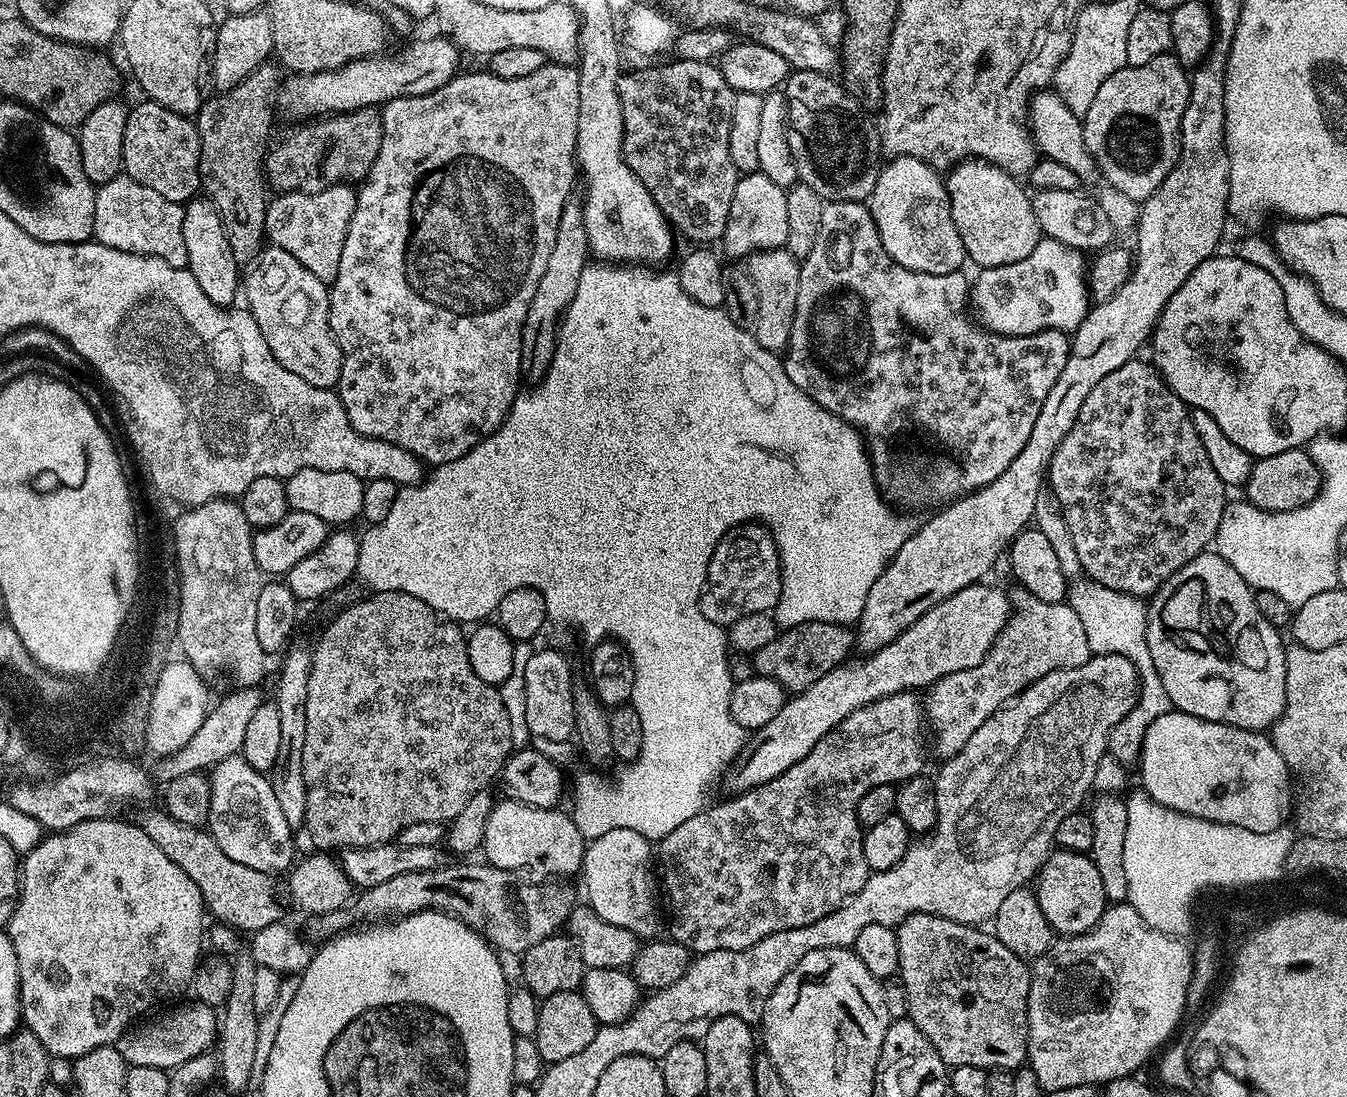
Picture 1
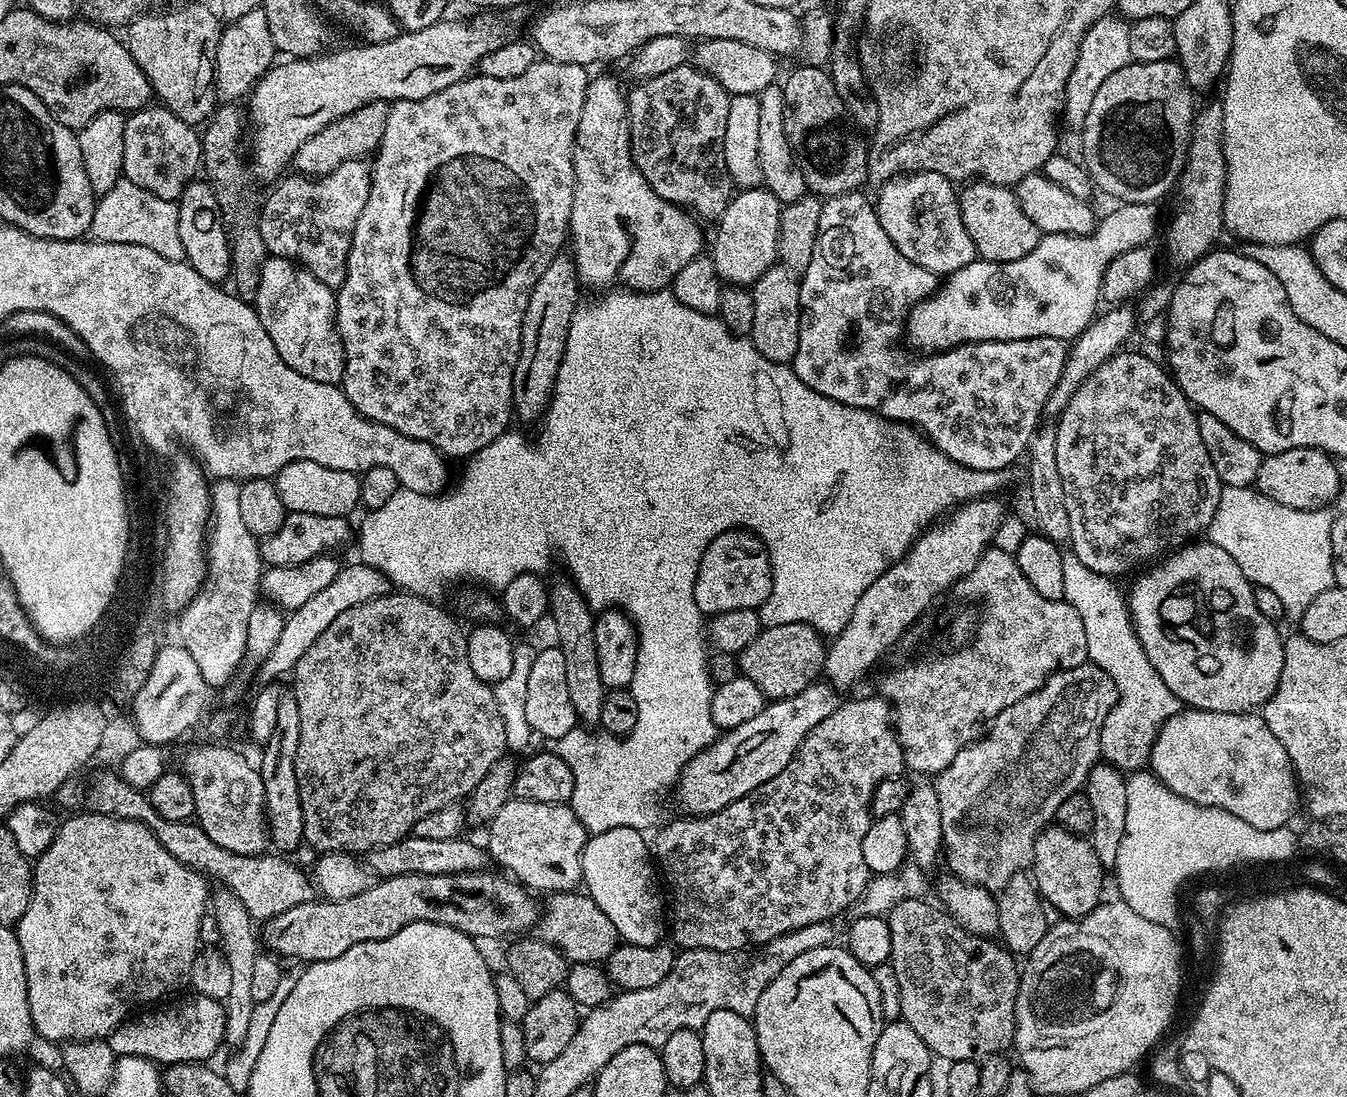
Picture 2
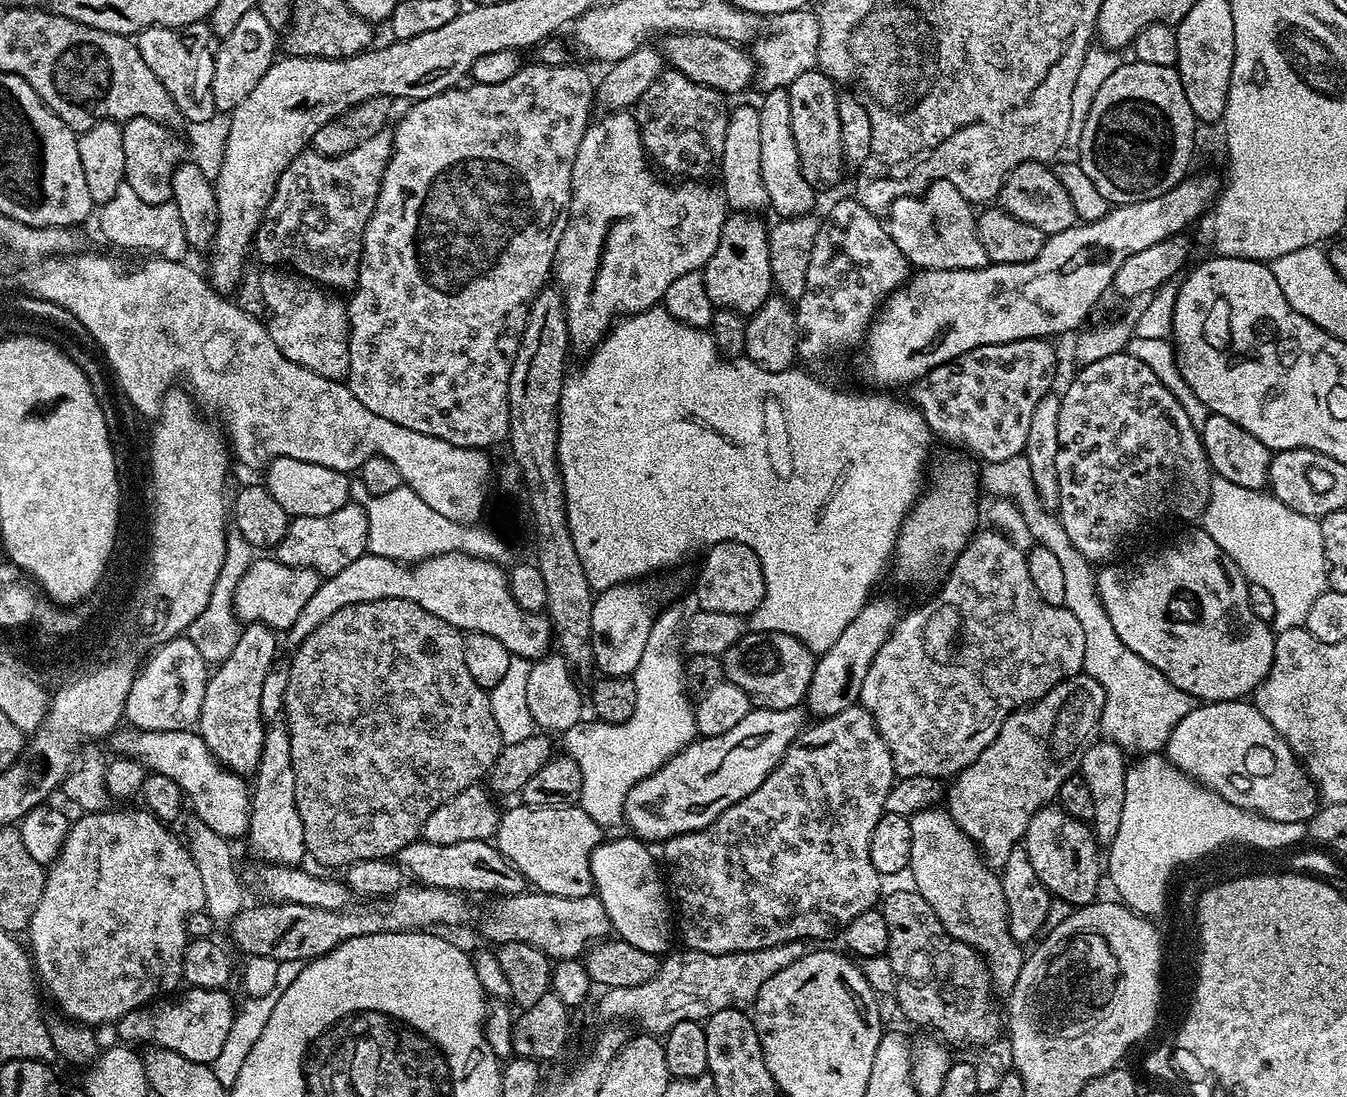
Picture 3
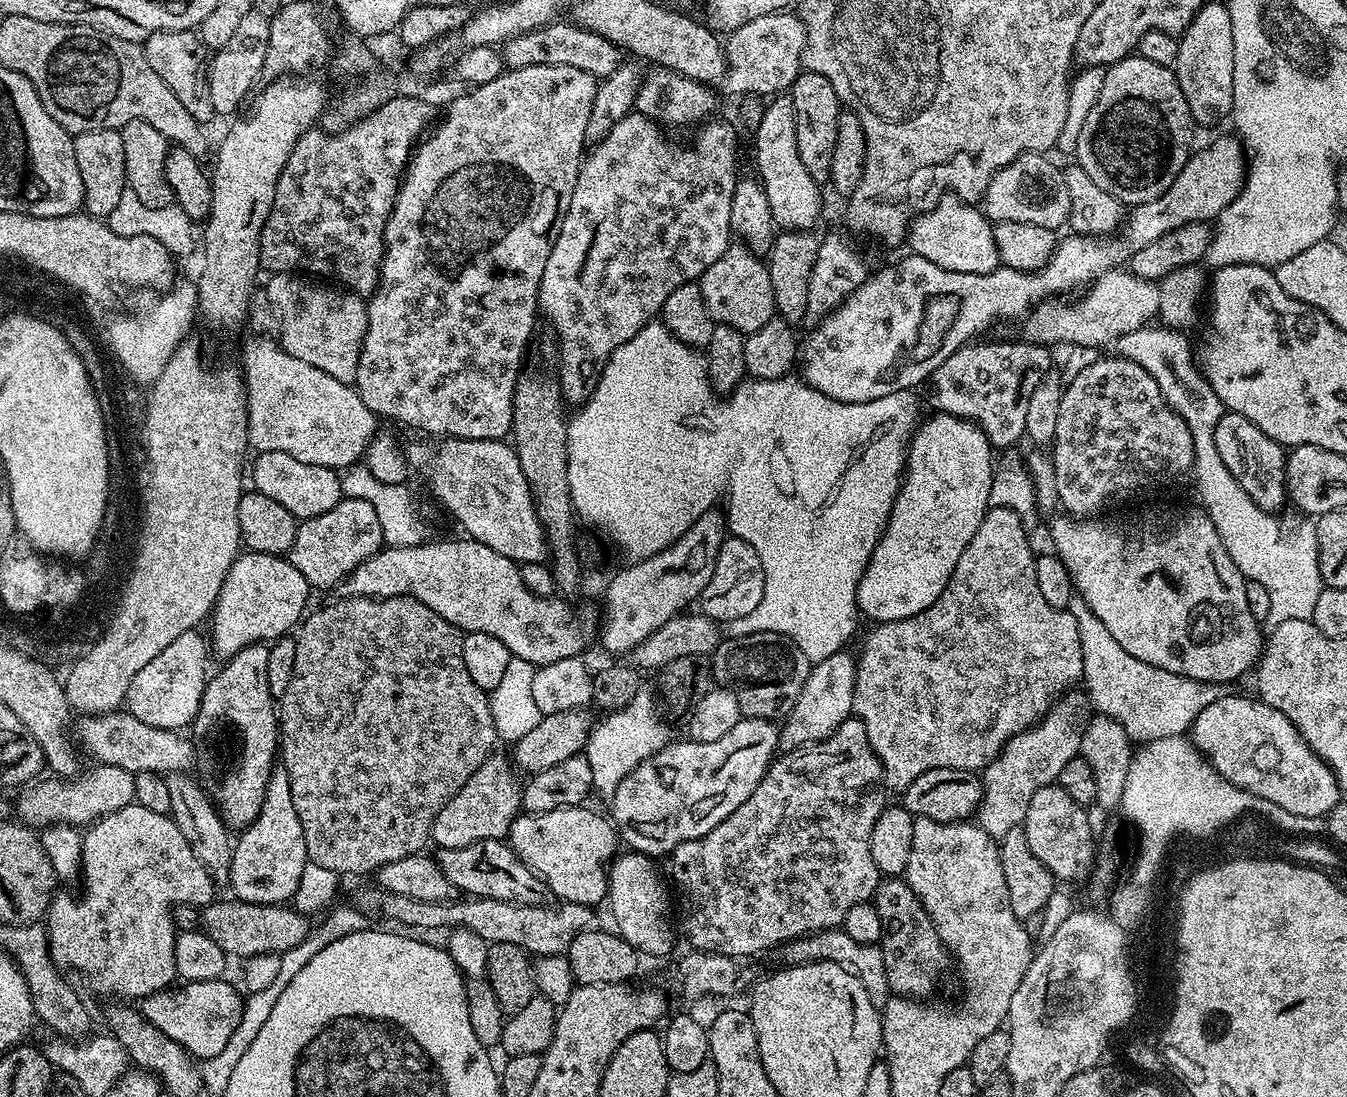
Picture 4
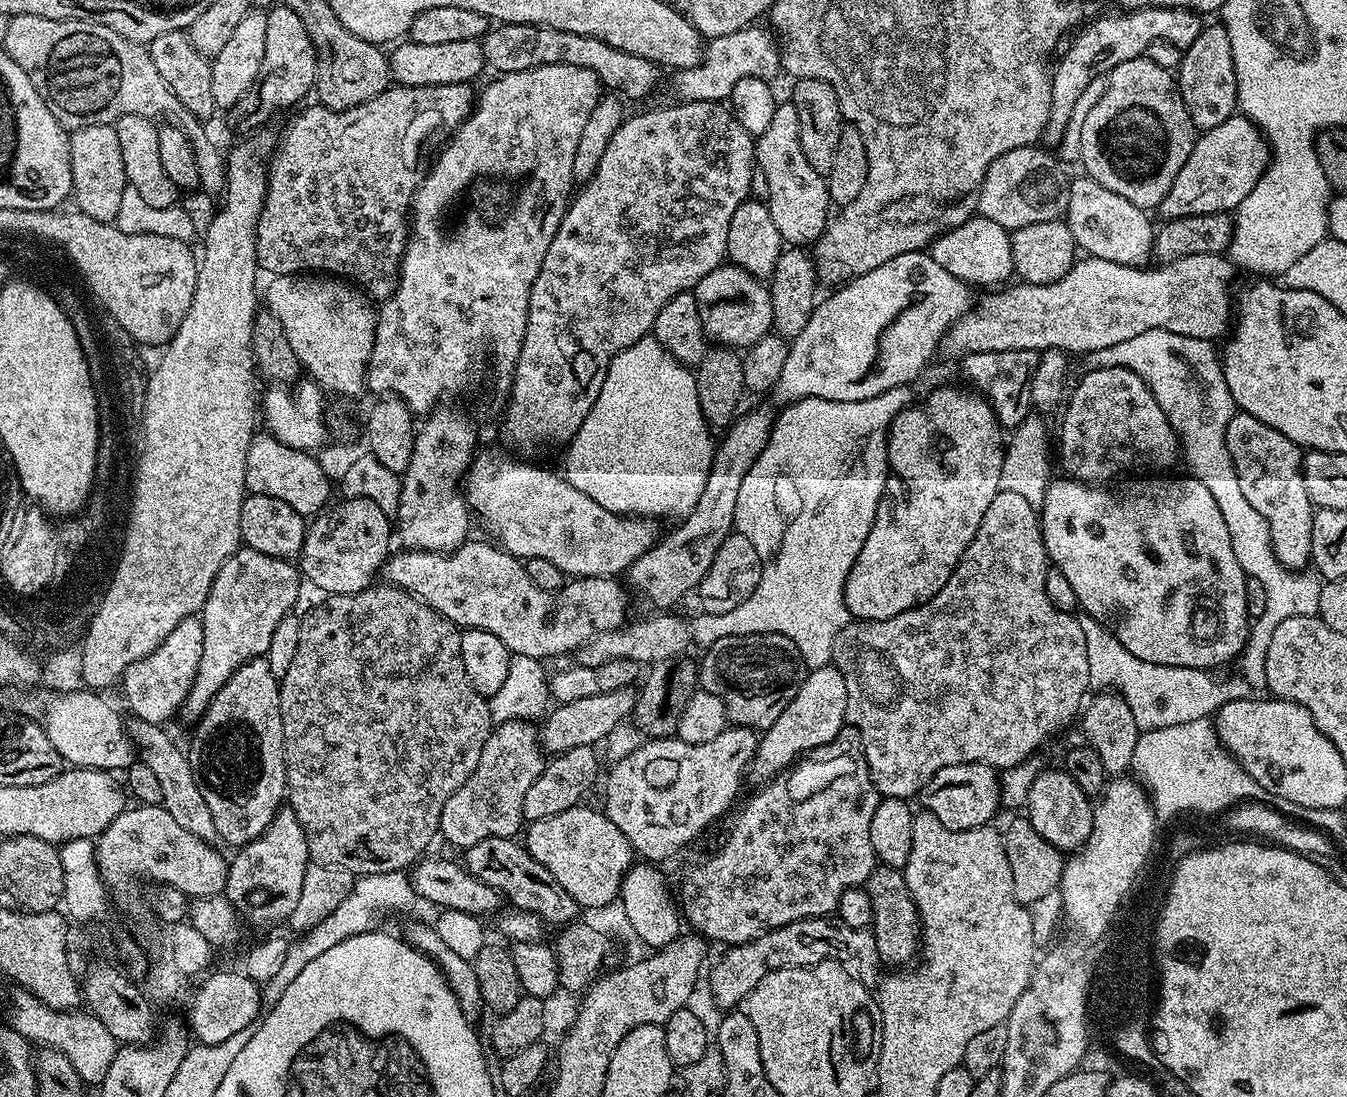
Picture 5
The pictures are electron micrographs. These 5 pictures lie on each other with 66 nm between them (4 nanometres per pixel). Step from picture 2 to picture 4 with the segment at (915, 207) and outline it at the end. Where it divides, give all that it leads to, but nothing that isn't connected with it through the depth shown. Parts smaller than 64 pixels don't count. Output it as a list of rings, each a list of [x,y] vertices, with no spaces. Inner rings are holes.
[[[945,194],[928,212],[919,213],[913,219],[906,244],[915,255],[934,262],[946,270],[966,274],[986,274],[1001,267],[998,246],[992,233],[994,224],[975,203],[960,204],[953,194]]]

